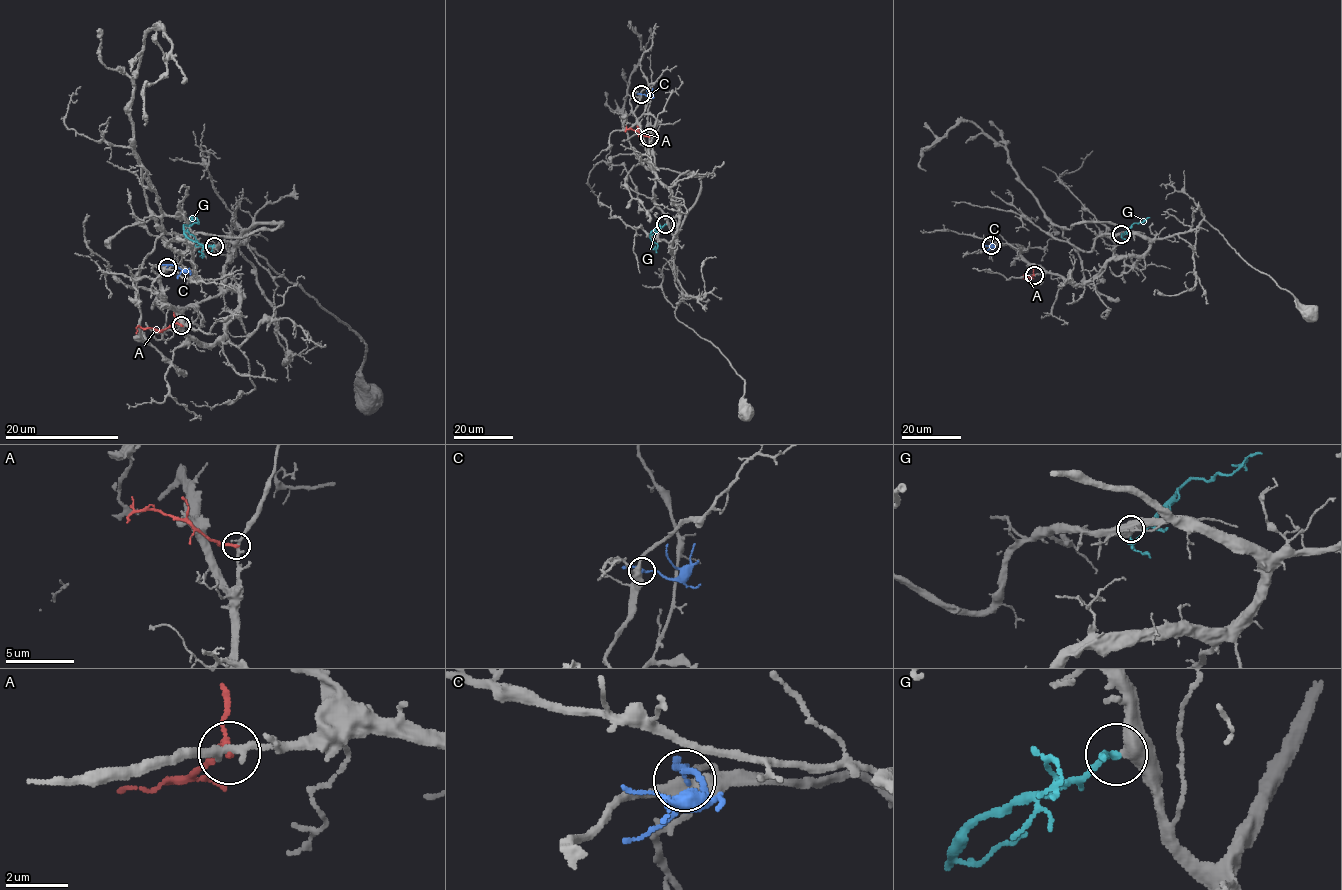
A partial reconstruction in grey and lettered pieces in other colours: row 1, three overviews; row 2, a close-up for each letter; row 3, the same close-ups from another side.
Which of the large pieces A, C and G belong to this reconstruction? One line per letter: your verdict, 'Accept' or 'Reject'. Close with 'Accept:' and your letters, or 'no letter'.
A: Reject
C: Reject
G: Accept
Accept: G

